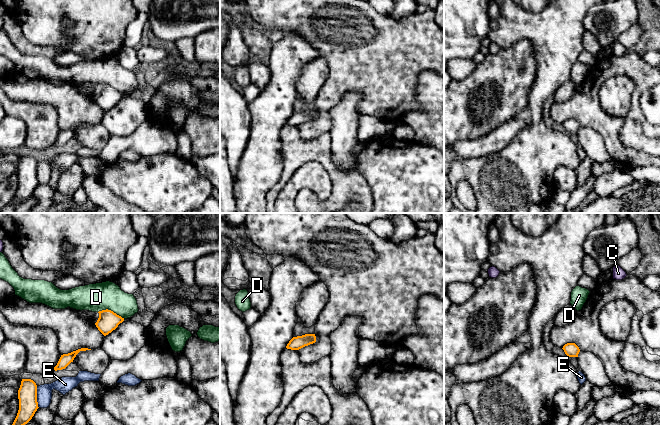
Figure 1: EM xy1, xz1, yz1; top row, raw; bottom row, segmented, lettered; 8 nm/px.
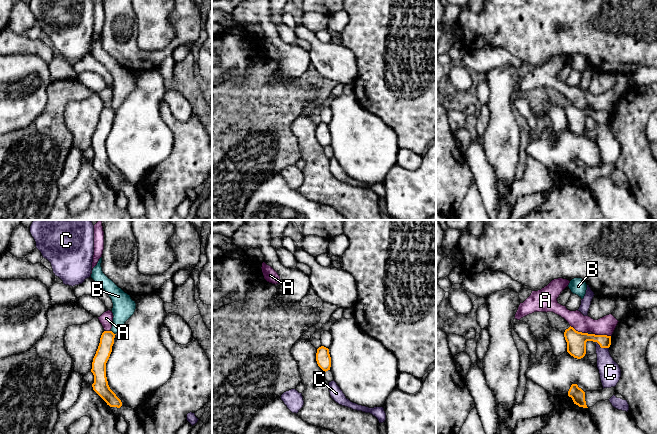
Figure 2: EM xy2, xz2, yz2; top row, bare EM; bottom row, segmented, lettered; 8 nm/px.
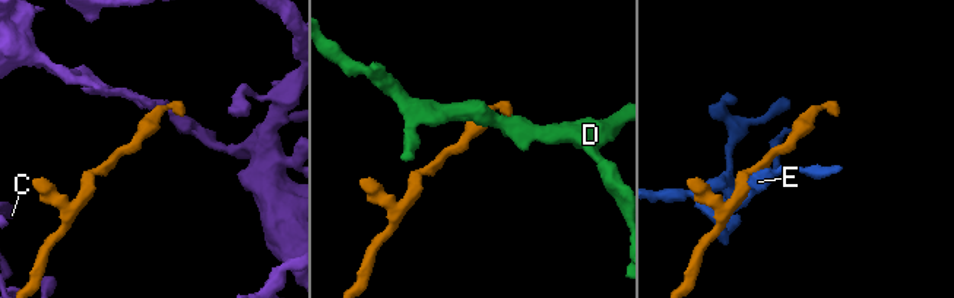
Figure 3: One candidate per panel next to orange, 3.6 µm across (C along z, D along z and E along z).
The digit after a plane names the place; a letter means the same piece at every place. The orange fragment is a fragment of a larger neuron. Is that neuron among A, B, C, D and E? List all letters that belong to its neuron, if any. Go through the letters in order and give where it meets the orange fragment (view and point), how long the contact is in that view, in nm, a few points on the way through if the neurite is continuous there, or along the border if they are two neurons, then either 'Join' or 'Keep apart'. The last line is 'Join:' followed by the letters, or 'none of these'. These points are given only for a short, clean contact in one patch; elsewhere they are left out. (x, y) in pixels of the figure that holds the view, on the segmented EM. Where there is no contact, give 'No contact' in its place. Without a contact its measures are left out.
A: Touches orange at yz2 (602, 335). Shared border 150 nm. Boundary: yz2 (593, 333), (610, 336). Keep apart
B: Touches orange at xy2 (112, 332). Shared border 50 nm. Boundary: xy2 (111, 330), (115, 334). Keep apart
C: Touches orange at yz2 (602, 347). Shared border 130 nm. Boundary: yz2 (595, 341), (601, 347), (608, 348). Keep apart
D: Touches orange at xy1 (110, 310). Shared border 220 nm. Boundary: xy1 (98, 311), (110, 309), (124, 318). Keep apart
E: Touches orange at xy1 (36, 397). Shared border 180 nm. Keep apart
Join: none of these

